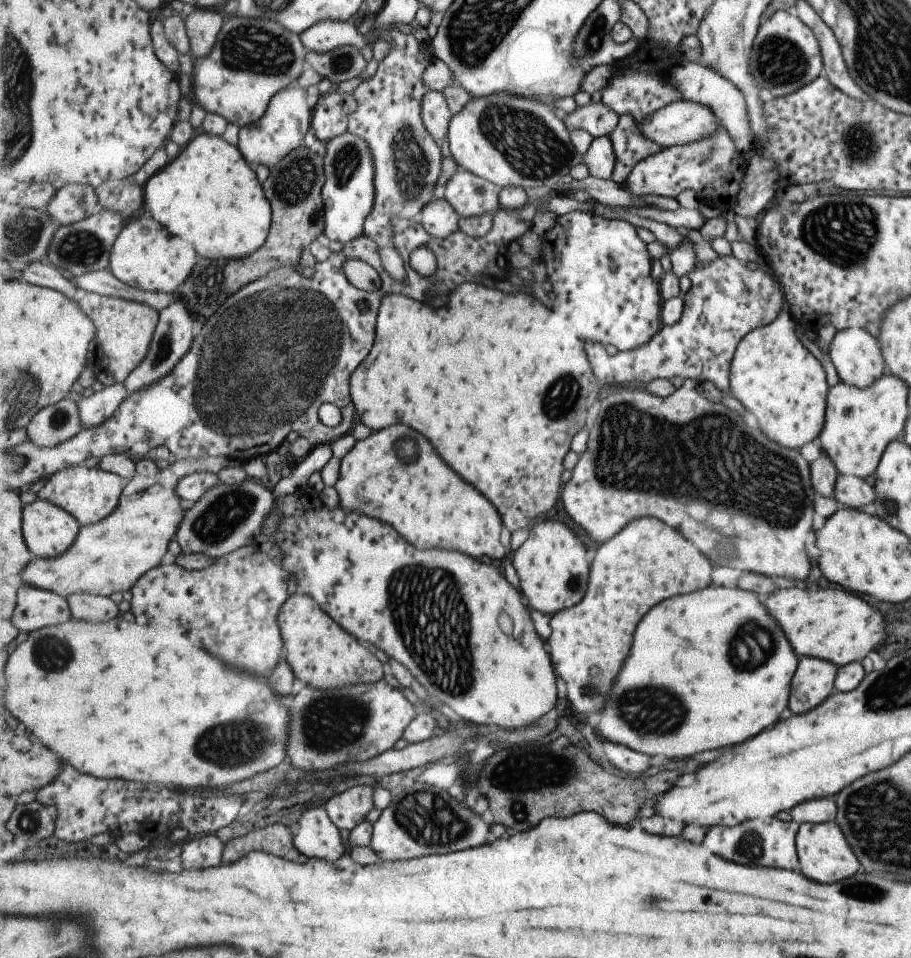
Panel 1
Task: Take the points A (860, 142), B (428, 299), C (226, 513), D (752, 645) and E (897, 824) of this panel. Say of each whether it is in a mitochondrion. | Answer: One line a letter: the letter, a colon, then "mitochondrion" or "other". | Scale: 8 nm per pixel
A: mitochondrion
B: other
C: mitochondrion
D: mitochondrion
E: mitochondrion

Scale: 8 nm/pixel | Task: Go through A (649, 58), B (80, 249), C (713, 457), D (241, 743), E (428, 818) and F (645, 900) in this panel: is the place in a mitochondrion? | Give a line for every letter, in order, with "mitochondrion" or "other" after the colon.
A: other
B: mitochondrion
C: mitochondrion
D: mitochondrion
E: mitochondrion
F: mitochondrion

